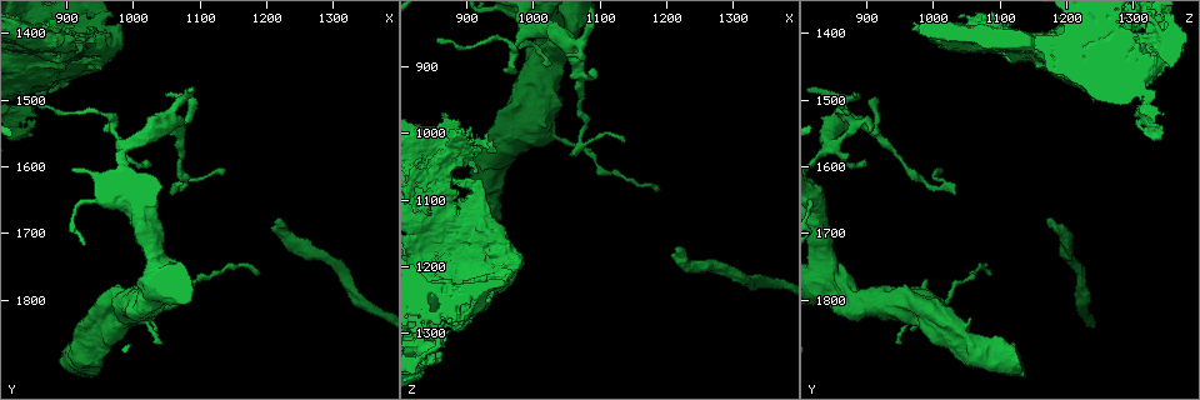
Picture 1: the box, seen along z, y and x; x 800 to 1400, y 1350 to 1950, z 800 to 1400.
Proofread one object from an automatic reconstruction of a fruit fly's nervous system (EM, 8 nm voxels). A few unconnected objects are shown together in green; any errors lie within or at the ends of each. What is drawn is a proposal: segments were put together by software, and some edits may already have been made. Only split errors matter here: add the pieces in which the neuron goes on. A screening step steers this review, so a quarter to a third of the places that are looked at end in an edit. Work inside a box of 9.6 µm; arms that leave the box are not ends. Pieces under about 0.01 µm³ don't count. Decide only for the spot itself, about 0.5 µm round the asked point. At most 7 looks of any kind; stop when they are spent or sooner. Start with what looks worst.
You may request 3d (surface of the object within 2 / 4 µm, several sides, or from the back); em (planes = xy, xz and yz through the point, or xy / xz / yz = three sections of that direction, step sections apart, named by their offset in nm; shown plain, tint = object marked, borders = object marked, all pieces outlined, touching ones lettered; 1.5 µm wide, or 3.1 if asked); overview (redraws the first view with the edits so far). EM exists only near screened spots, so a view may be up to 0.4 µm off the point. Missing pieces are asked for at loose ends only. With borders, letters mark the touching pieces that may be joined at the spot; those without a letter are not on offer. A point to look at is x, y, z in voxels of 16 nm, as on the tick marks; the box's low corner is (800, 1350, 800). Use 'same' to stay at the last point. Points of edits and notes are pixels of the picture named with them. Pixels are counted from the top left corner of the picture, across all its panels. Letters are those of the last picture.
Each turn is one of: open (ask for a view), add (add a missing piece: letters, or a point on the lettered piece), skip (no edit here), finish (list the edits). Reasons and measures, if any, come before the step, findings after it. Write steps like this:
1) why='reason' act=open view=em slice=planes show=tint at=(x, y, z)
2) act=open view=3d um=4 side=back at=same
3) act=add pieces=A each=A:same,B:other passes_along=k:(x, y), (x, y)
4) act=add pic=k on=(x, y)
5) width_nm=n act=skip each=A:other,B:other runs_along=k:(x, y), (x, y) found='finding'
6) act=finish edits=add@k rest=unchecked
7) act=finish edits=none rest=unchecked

why='free end' act=open view=em slice=xy step=4 show=tint at=(1215, 1685, 1175)

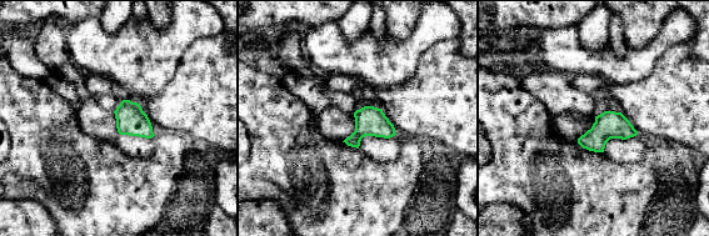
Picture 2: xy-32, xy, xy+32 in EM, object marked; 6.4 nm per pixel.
act=open view=em slice=planes show=borders at=same

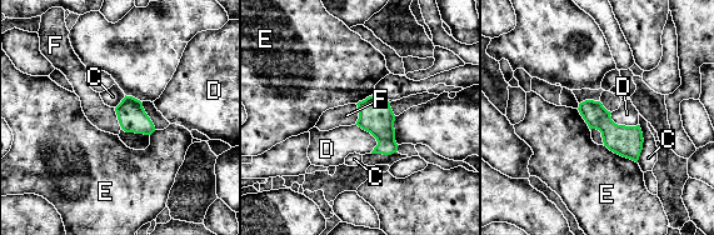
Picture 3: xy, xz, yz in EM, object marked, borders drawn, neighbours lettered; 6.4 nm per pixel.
act=skip each=C:other,D:other,E:other,F:other border=3:(114, 108), (121, 128) found='none of them fits'

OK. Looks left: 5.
why='an open end' act=open view=3d um=4 at=(885, 1395, 985)

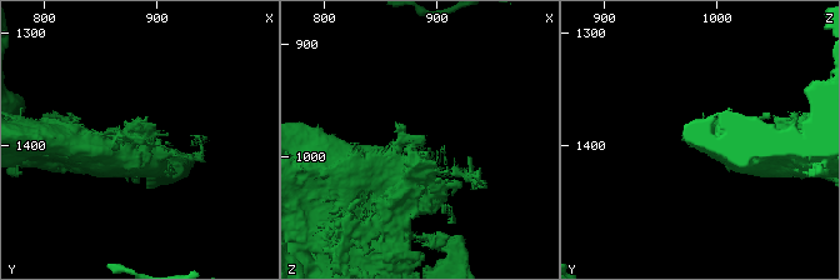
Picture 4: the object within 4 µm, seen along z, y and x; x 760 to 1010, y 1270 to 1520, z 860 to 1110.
act=open view=em slice=xy step=8 show=borders at=(888, 1396, 982)

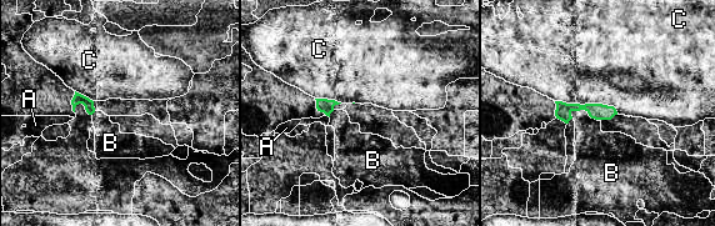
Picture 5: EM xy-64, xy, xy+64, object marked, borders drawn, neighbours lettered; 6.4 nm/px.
act=skip each=A:other,B:other,C:other runs_along=5:(613, 111), (569, 108), (558, 112) found='none of them fits'

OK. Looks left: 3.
act=open view=3d um=2 at=(855, 1505, 865)

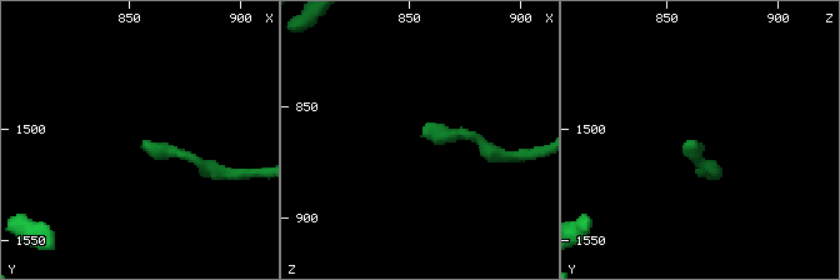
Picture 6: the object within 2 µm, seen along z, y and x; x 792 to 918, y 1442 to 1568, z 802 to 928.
act=open view=em slice=planes show=borders at=(855, 1507, 862)

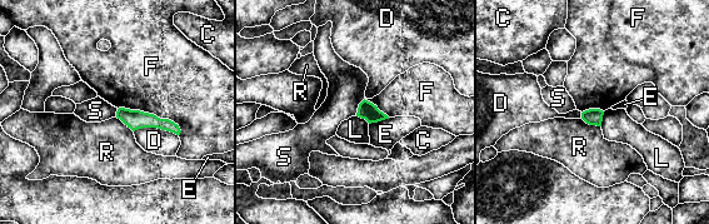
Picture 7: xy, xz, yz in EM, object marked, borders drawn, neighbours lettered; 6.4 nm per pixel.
act=skip each=C:other,D:other,E:other,F:other,L:other,R:other,S:other runs_along=7:(119, 114), (166, 124), (176, 130) found='no lettered piece goes on from it'

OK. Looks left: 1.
act=finish edits=none rest=unchecked

